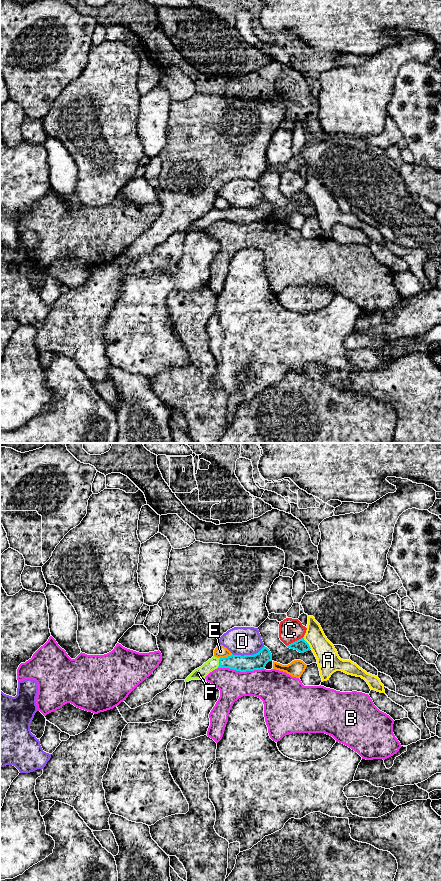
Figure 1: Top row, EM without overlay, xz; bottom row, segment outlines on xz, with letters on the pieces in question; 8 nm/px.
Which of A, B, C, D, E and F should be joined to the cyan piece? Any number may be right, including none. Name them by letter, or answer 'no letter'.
F

